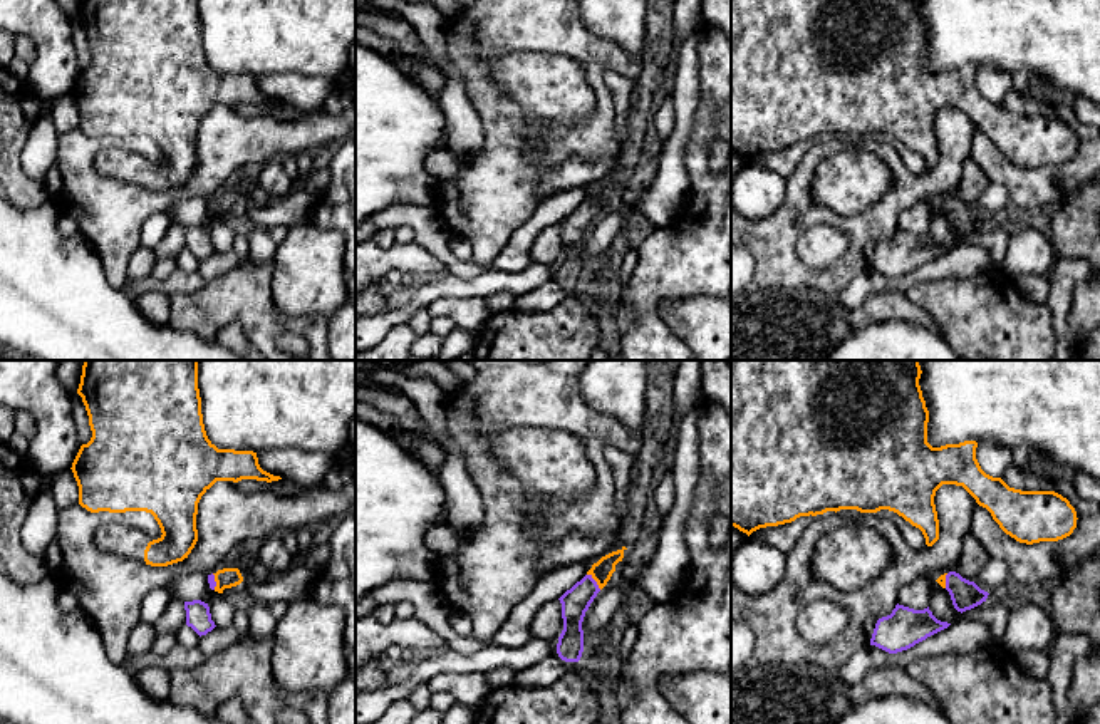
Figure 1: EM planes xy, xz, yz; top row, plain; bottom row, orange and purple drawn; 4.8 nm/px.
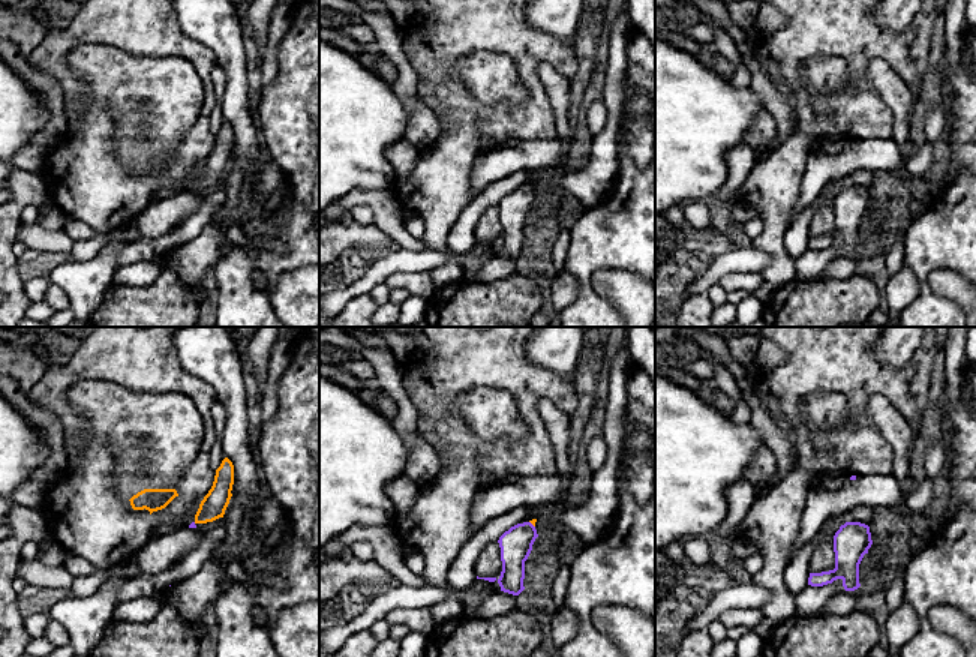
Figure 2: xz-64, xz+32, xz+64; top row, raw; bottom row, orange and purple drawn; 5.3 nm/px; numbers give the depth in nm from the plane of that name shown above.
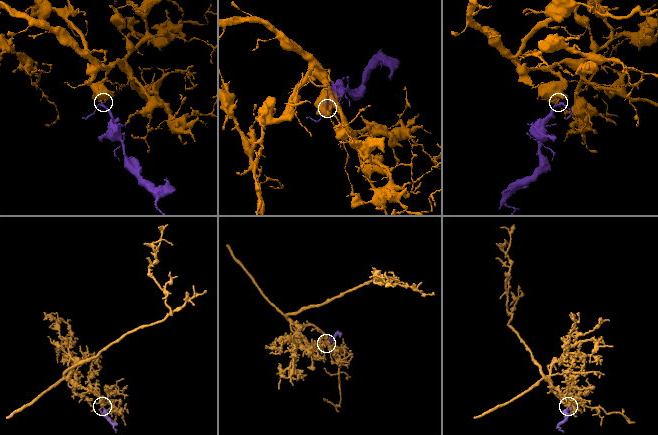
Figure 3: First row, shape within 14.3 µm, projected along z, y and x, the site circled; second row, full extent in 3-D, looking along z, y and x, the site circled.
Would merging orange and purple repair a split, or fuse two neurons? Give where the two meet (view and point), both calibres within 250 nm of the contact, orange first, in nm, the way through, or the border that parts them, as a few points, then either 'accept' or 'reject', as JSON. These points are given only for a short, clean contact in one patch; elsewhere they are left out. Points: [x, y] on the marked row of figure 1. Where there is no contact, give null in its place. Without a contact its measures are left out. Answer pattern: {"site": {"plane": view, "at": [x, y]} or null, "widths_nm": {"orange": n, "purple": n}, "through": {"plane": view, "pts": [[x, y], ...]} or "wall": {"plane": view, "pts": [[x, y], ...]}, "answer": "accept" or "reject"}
{"site": {"plane": "xz", "at": [596, 580]}, "widths_nm": {"orange": 100, "purple": 140}, "through": {"plane": "xz", "pts": [[602, 570], [596, 580], [575, 602]]}, "answer": "accept"}

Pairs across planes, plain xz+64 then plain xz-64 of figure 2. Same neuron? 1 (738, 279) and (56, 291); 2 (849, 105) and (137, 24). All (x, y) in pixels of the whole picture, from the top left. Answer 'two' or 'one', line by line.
1: two
2: one

